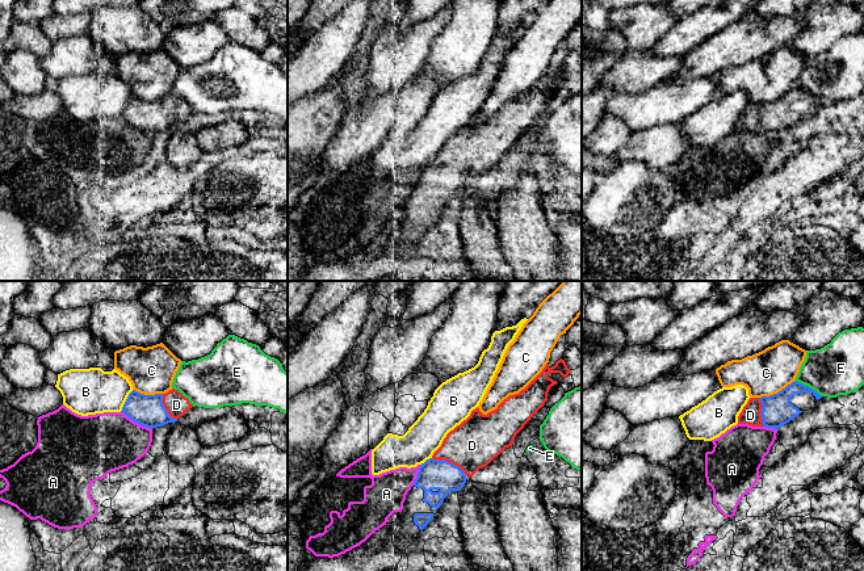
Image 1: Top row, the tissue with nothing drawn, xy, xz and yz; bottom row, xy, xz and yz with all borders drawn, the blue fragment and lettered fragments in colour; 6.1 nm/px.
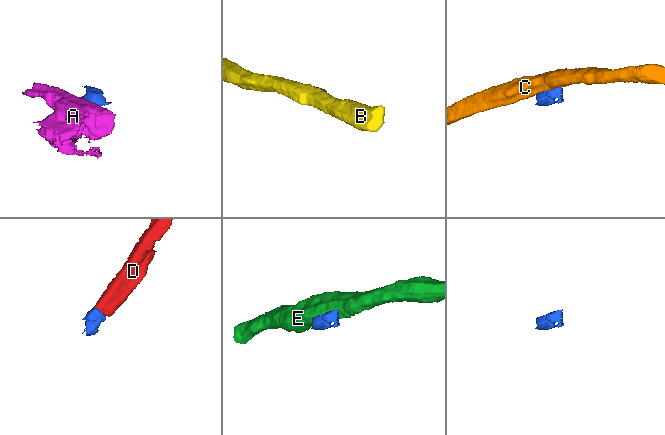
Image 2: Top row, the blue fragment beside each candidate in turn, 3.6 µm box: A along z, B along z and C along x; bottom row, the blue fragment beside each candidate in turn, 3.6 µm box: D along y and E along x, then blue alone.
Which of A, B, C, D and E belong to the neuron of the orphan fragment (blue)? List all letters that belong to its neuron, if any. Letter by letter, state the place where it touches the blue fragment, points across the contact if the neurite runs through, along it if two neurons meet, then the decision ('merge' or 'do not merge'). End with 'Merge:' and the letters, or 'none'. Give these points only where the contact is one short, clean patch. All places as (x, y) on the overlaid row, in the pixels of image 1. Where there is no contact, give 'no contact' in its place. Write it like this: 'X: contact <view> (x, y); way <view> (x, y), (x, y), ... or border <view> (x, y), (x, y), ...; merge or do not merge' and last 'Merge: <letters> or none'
A: contact xy (137, 422); border xy (121, 411), (151, 429); do not merge
B: contact xy (126, 401); border xy (133, 389), (120, 411); do not merge
C: contact yz (777, 393); border yz (795, 380), (776, 393), (759, 398); do not merge
D: contact xz (449, 462); way xz (433, 474), (439, 473), (449, 462), (472, 445); merge
E: contact yz (808, 386); border yz (796, 380), (822, 395); do not merge
Merge: D

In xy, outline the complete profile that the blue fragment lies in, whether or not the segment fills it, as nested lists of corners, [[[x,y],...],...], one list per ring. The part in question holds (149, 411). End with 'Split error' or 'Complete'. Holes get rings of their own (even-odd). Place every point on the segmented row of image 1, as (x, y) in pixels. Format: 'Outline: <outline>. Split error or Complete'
Outline: [[[175,389],[155,395],[144,395],[133,390],[121,412],[133,421],[152,429],[177,421],[192,407],[189,399]]]. Split error

